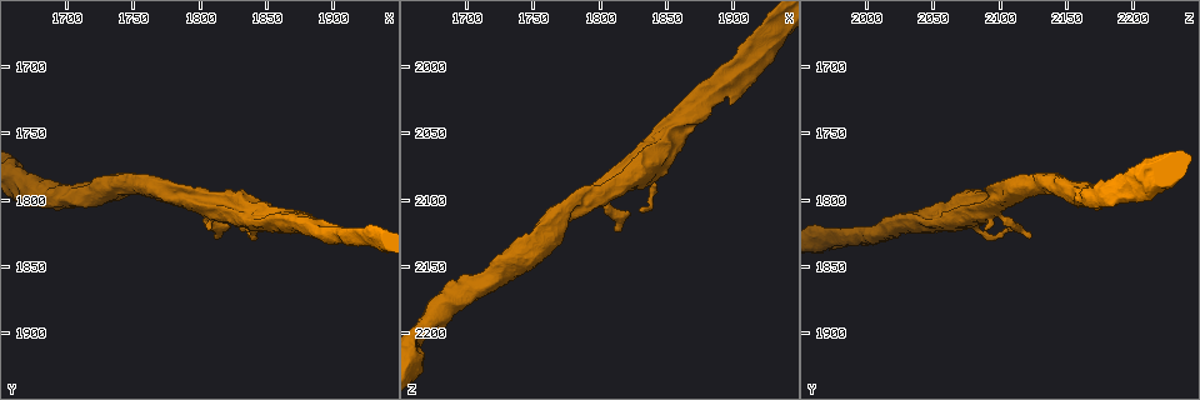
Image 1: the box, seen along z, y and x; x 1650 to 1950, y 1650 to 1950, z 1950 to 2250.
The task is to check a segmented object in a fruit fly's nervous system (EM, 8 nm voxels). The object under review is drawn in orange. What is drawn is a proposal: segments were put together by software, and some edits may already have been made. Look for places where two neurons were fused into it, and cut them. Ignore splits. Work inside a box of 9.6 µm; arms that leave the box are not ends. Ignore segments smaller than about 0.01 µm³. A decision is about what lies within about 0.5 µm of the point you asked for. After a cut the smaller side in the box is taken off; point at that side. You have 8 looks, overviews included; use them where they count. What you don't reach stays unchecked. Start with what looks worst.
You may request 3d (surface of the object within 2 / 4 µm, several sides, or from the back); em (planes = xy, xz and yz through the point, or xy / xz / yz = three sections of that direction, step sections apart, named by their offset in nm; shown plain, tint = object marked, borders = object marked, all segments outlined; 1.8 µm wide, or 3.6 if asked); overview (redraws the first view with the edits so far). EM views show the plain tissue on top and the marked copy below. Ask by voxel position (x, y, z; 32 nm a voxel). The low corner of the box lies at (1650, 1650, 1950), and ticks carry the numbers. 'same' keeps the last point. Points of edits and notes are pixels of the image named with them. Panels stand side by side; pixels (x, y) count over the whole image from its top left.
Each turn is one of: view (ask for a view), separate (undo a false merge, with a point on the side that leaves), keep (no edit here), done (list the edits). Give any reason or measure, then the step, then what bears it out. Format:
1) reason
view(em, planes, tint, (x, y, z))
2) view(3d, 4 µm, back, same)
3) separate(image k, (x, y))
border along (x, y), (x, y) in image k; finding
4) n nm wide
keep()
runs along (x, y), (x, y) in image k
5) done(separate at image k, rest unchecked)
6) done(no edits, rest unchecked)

calibre changes
view(em, 3.6 µm, planes, tint, (1804, 1802, 2092))

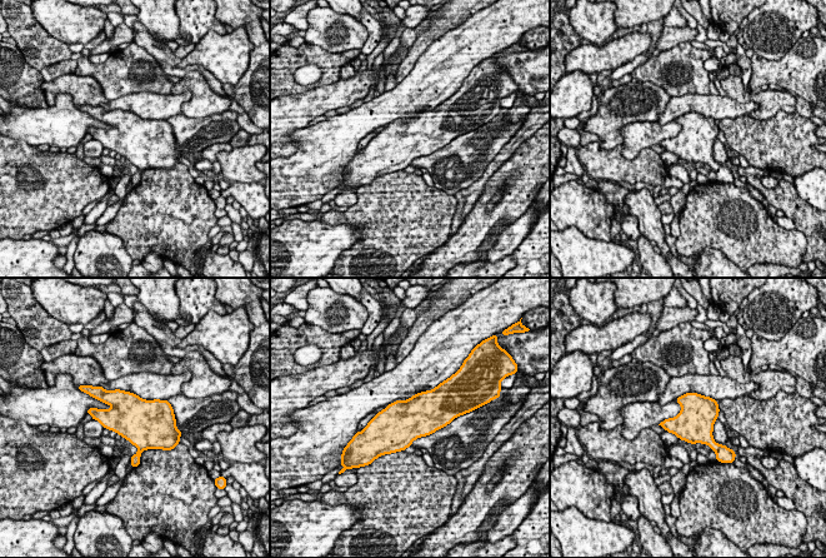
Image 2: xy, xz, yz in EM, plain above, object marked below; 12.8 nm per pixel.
keep()
continuous, no second neuron

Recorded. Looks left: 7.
sudden change in width
view(em, 3.6 µm, xz, step 16, tint, (1670, 1796, 2194))

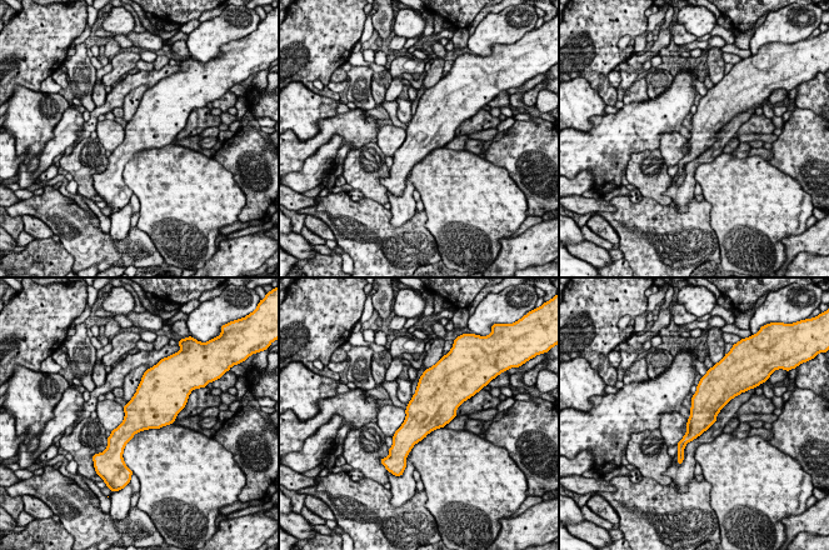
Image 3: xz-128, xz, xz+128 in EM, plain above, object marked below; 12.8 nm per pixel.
view(em, 3.6 µm, planes, tint, same)

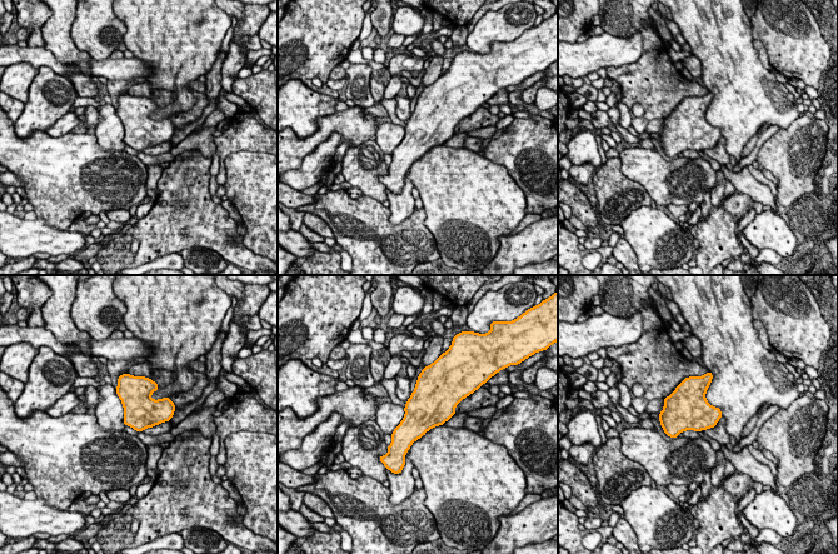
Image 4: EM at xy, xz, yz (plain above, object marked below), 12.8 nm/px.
keep()
one neuron here

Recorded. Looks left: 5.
thick turns thin
view(em, planes, tint, (1910, 1828, 1996))

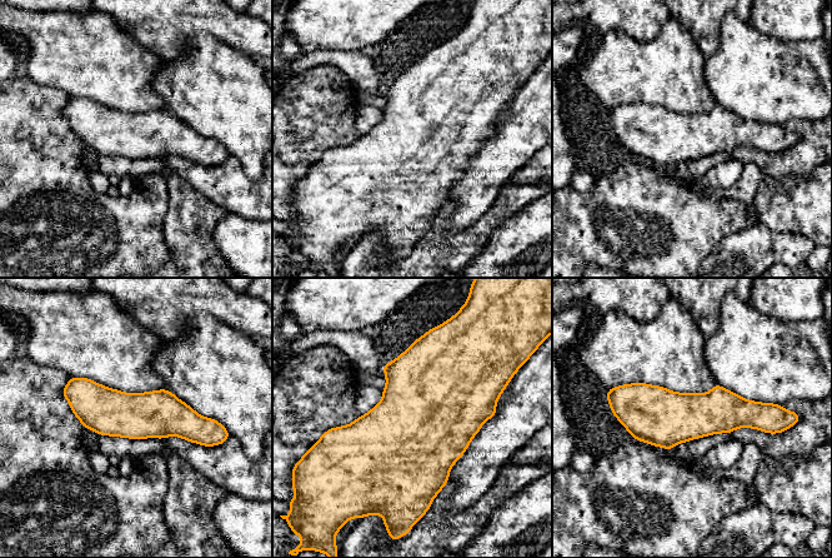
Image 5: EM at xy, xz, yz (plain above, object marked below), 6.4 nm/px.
keep()
one neuron here

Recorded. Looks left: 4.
done(no edits, rest unchecked)

